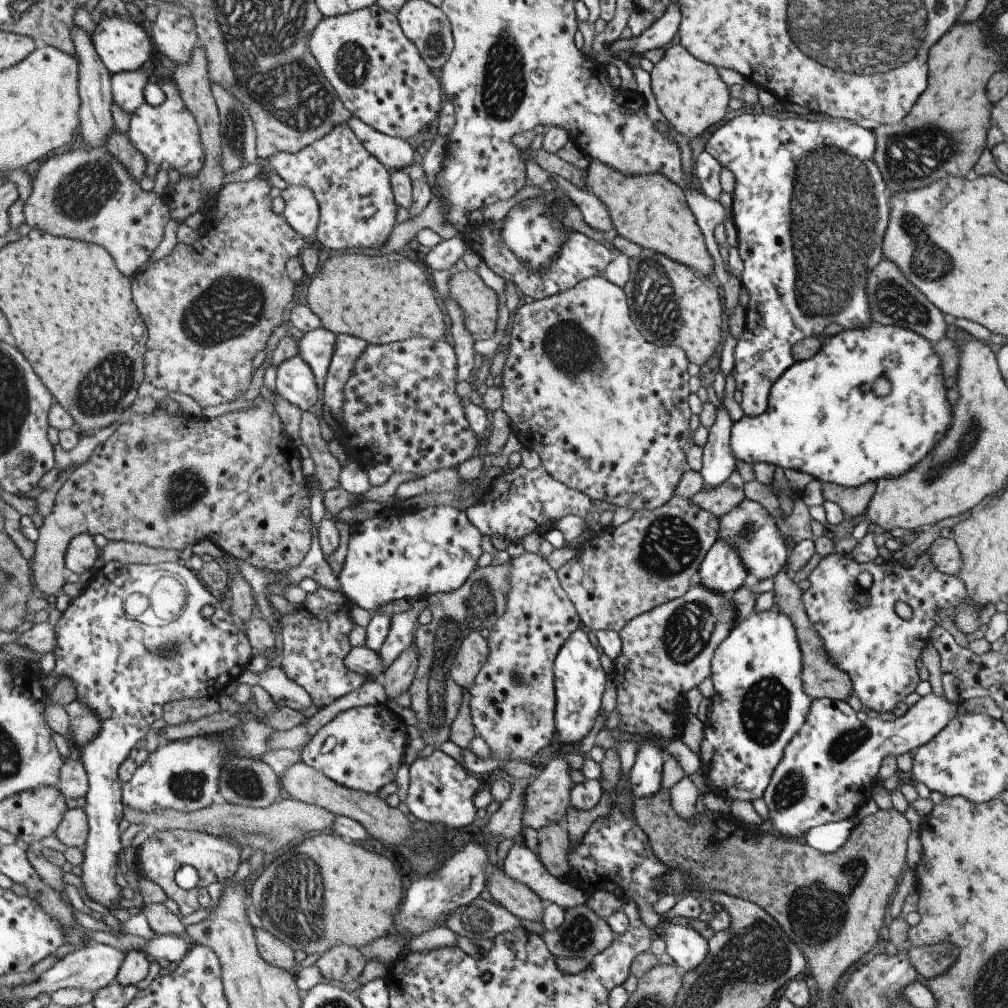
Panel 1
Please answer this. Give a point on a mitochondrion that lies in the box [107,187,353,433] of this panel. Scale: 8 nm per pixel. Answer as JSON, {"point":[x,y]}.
{"point":[228,307]}

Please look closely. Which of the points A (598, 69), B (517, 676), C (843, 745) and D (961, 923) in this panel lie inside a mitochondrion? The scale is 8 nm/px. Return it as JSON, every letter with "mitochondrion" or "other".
{"A":"other","B":"mitochondrion","C":"mitochondrion","D":"other"}

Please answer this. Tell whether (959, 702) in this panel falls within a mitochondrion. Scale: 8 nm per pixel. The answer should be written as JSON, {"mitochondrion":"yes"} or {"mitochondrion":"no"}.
{"mitochondrion":"no"}

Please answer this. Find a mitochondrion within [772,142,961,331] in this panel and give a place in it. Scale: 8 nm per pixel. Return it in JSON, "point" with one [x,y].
{"point":[923,265]}

